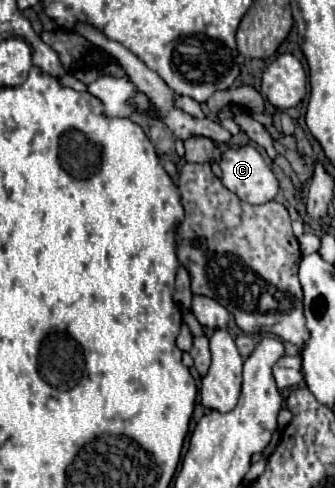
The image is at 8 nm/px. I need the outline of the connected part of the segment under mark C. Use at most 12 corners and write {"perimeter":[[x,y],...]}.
{"perimeter":[[228,148],[222,184],[266,204],[278,180],[256,148]]}

